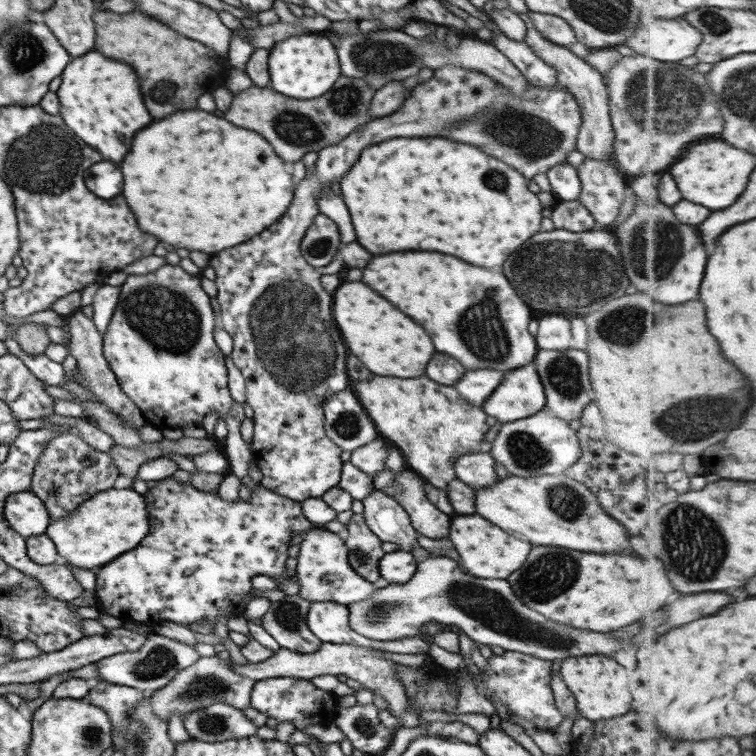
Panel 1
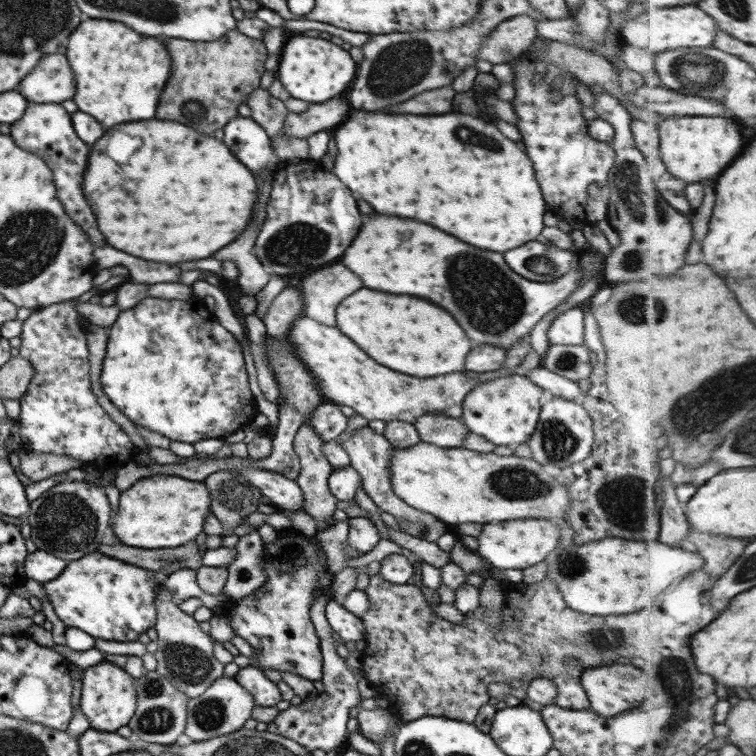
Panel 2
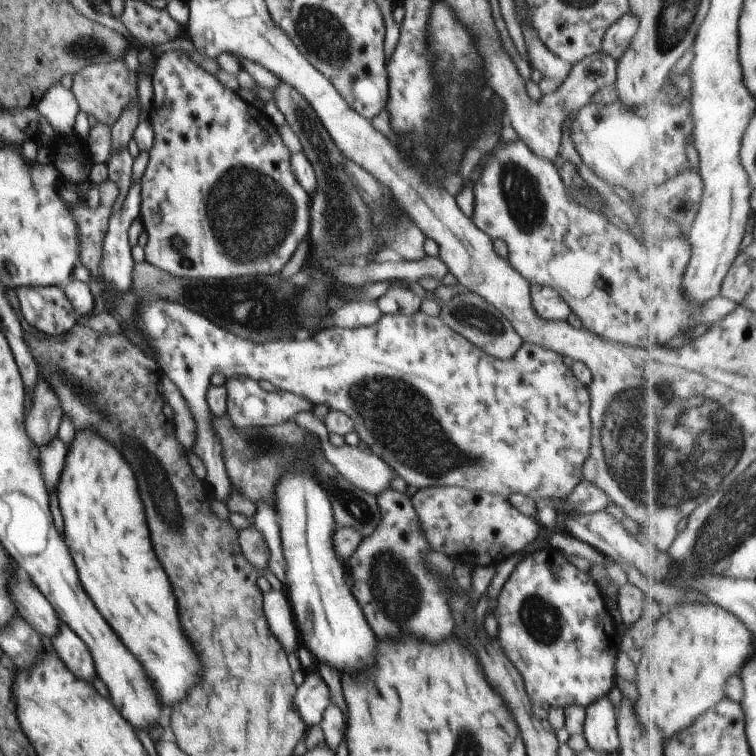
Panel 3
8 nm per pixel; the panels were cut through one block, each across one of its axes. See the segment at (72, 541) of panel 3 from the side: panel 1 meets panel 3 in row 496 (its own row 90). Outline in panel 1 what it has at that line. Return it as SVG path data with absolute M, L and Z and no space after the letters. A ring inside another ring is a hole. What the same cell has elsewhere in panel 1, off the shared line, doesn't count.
M87 52L73 57L61 73L61 84L57 90L58 115L63 122L105 160L119 162L131 144L137 130L145 128L151 118L143 106L139 94L139 80L131 66L105 58L97 52Z

